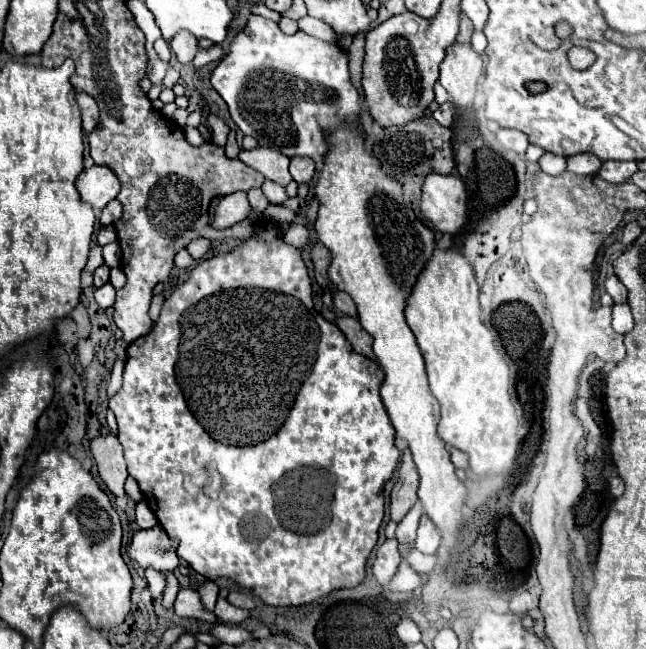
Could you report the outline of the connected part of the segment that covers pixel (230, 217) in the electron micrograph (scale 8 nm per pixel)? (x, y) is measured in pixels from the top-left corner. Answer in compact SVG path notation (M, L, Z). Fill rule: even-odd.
M234 192L220 200L212 226L214 228L230 228L230 226L246 220L248 214L250 214L250 204L246 198L246 192Z

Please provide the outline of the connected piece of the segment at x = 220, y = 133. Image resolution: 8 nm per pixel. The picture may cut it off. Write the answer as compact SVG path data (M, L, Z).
M208 114L208 128L210 128L210 134L212 134L212 142L218 144L218 146L224 146L226 144L226 136L230 132L230 128L226 126L224 120L220 120L216 114Z

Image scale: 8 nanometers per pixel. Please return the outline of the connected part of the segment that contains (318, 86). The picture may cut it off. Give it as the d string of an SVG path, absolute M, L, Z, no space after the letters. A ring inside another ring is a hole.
M252 14L248 18L248 24L234 36L228 52L212 70L210 82L214 90L224 98L232 120L246 136L254 136L260 146L278 150L288 158L324 156L328 150L324 142L328 130L346 122L356 122L362 112L360 94L350 82L348 56L342 48L322 42L300 30L292 36L286 36L276 22L256 14Z

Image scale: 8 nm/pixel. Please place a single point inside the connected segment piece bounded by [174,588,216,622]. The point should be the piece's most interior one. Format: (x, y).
(188, 604)

